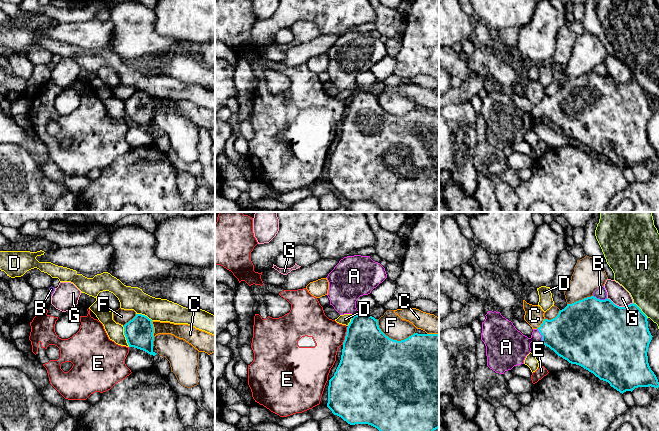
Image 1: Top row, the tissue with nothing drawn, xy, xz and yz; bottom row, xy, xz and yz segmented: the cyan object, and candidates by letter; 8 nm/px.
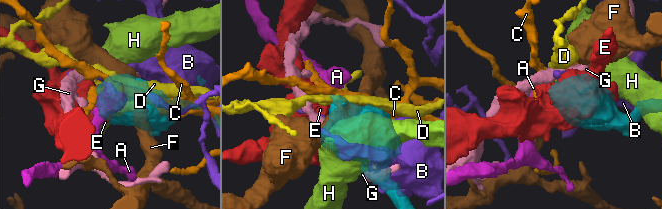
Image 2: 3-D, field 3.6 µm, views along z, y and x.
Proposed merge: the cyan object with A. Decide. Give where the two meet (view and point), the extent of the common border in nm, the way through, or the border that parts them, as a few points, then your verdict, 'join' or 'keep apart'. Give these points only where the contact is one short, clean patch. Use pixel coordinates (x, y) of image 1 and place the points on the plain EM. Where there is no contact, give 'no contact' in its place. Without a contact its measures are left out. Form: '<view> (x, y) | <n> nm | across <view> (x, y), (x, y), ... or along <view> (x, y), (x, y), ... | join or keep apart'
yz (541, 110) | 130 nm | across yz (572, 110), (541, 110), (513, 123) | join

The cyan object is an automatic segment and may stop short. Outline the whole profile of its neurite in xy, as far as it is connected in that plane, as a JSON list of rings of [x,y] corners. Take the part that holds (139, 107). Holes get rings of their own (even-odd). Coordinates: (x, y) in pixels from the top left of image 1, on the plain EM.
[[[142,90],[136,92],[124,102],[124,111],[129,123],[134,123],[155,132],[153,127],[154,103],[152,96]]]

